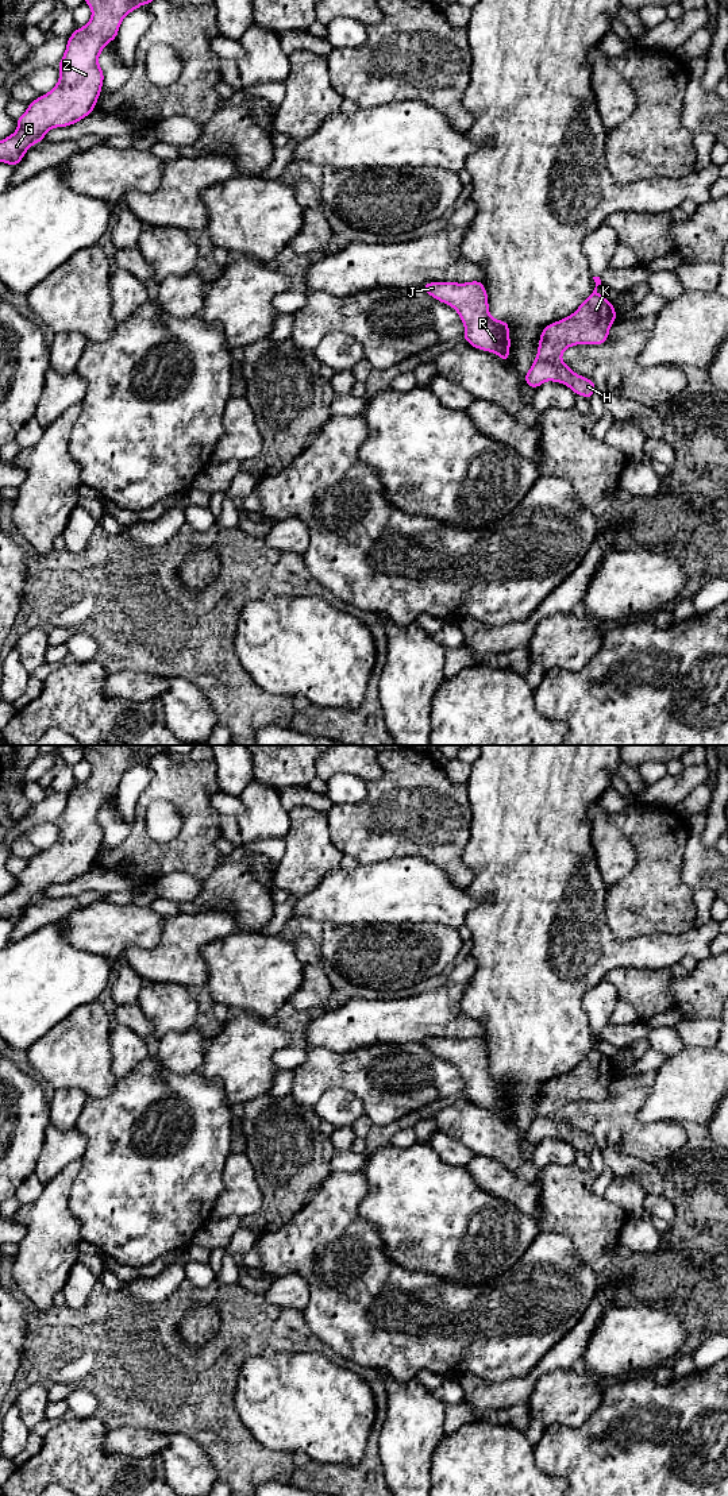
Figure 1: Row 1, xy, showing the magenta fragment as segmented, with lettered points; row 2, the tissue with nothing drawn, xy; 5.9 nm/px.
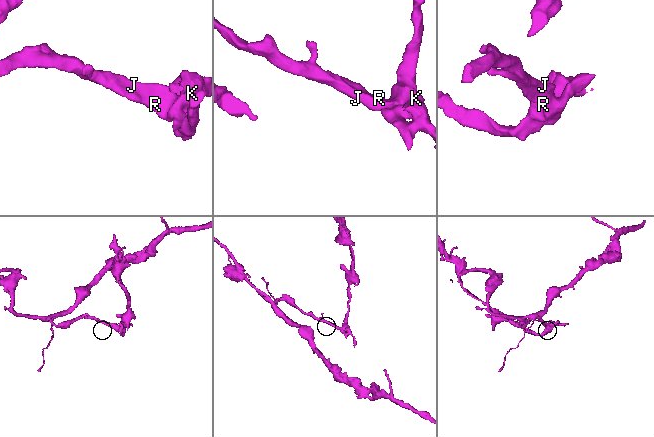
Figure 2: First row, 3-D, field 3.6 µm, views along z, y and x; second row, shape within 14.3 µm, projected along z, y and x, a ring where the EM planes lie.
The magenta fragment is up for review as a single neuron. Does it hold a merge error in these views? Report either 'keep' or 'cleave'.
keep

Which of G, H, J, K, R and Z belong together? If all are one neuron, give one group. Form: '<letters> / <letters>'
G H J K R Z

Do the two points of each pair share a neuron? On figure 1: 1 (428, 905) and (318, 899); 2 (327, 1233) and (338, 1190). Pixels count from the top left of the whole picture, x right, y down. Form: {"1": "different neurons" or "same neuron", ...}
{"1": "same neuron", "2": "same neuron"}

